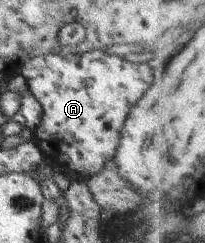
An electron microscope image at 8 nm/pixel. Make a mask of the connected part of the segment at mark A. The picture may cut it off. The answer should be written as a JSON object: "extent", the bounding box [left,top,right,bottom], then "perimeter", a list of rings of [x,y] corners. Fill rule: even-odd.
{"extent":[19,46,156,180],"perimeter":[[[156,46],[136,63],[131,63],[96,48],[80,55],[34,57],[21,66],[19,74],[24,77],[27,88],[42,109],[39,125],[31,130],[33,138],[30,141],[69,180],[86,180],[97,175],[104,170],[104,162],[113,158],[128,111],[152,84],[152,70],[148,68],[150,54],[156,54]]]}

